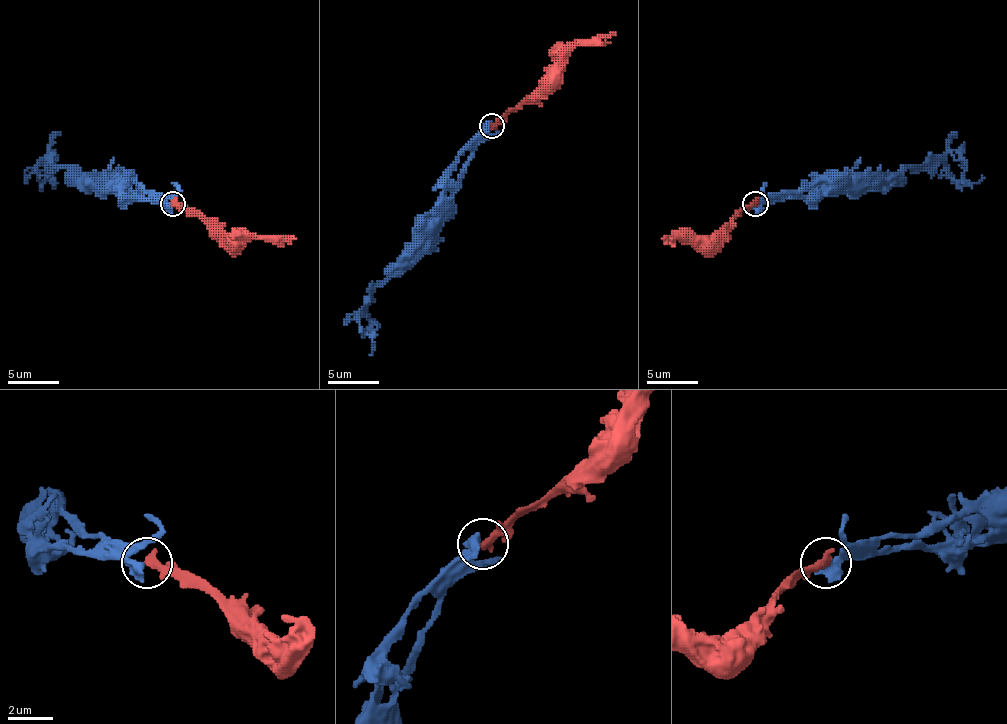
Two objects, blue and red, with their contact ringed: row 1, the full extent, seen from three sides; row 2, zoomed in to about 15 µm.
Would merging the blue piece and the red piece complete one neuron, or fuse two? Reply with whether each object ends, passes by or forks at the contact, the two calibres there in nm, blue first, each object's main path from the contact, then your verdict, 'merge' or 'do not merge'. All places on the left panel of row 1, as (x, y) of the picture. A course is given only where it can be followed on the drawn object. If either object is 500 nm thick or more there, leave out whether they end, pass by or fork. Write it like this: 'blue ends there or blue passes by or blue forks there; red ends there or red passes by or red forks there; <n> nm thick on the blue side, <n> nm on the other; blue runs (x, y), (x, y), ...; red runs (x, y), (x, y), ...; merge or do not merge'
blue ends there; red ends there; 480 nm thick on the blue side, 380 nm on the other; blue runs (172, 203), (139, 198), (121, 190), (90, 190), (68, 167), (50, 167), (40, 178), (52, 183), (50, 178); red runs (172, 203), (187, 206), (220, 239), (296, 239); do not merge

